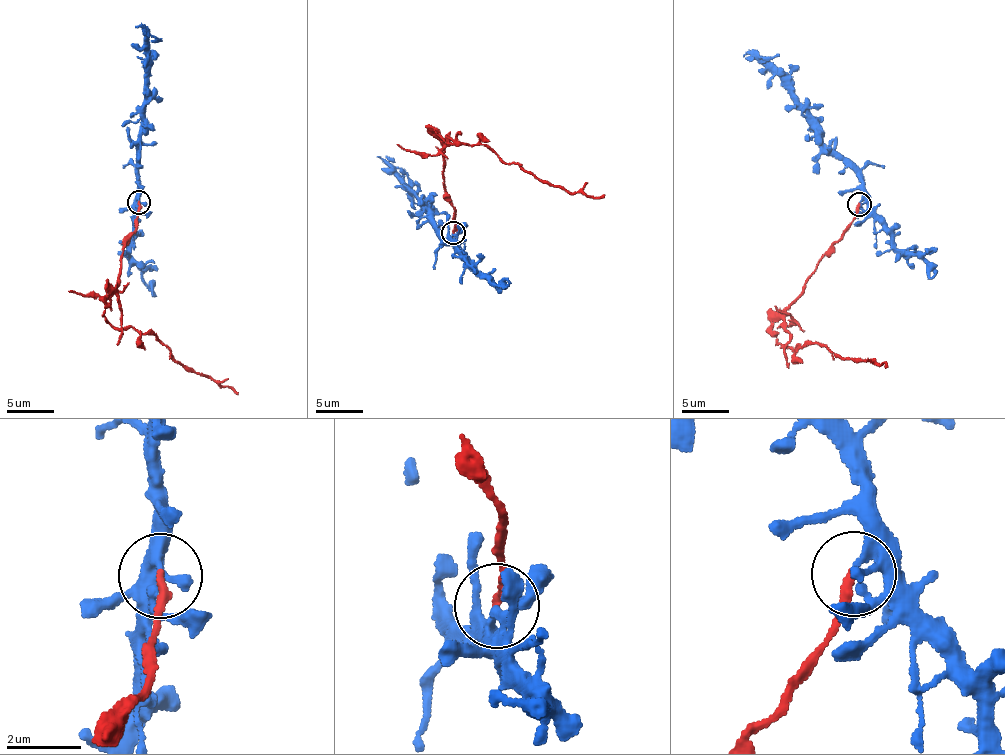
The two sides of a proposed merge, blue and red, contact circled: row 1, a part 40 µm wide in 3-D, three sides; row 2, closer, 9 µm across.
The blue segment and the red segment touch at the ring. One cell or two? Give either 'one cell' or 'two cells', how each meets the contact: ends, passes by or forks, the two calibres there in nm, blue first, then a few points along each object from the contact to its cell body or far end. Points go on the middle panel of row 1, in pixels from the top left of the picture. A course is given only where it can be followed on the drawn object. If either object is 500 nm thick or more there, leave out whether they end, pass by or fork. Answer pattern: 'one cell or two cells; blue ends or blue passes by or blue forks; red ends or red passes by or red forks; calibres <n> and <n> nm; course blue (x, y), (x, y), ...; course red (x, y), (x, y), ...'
two cells; blue passes by; red ends; calibres 180 and 240 nm; course blue (452, 233), (446, 241), (421, 209), (409, 185), (394, 167), (377, 157); course red (453, 233), (446, 161), (432, 130), (447, 142), (489, 145), (543, 180), (605, 198)

